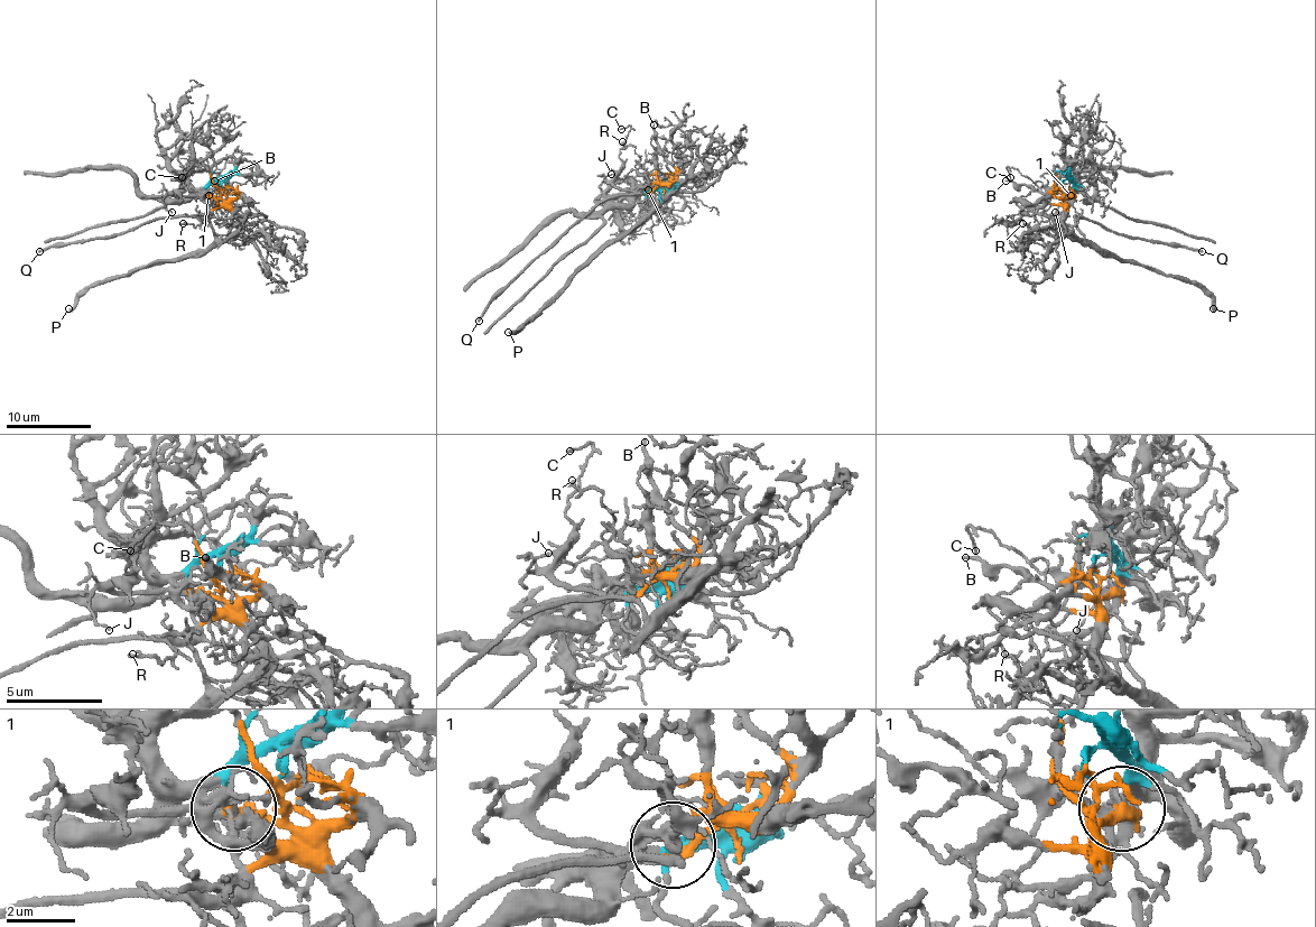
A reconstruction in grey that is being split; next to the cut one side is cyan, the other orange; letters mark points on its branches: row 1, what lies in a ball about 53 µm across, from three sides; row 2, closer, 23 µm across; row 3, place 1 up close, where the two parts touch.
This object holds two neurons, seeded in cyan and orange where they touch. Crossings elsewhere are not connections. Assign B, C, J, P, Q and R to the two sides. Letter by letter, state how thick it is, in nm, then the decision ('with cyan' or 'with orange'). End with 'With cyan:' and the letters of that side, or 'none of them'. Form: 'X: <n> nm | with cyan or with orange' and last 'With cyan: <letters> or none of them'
B: 170 nm | with orange
C: 130 nm | with orange
J: 110 nm | with orange
P: 360 nm | with orange
Q: 200 nm | with orange
R: 180 nm | with orange
With cyan: none of them

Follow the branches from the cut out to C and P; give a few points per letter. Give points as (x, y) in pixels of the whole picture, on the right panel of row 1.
C: (1063, 186), (1067, 197), (1073, 195), (1044, 188), (1011, 167), (1008, 169), (1010, 178)
P: (1063, 186), (1069, 231), (1111, 257), (1132, 259), (1167, 276), (1192, 279), (1211, 298), (1213, 309)

